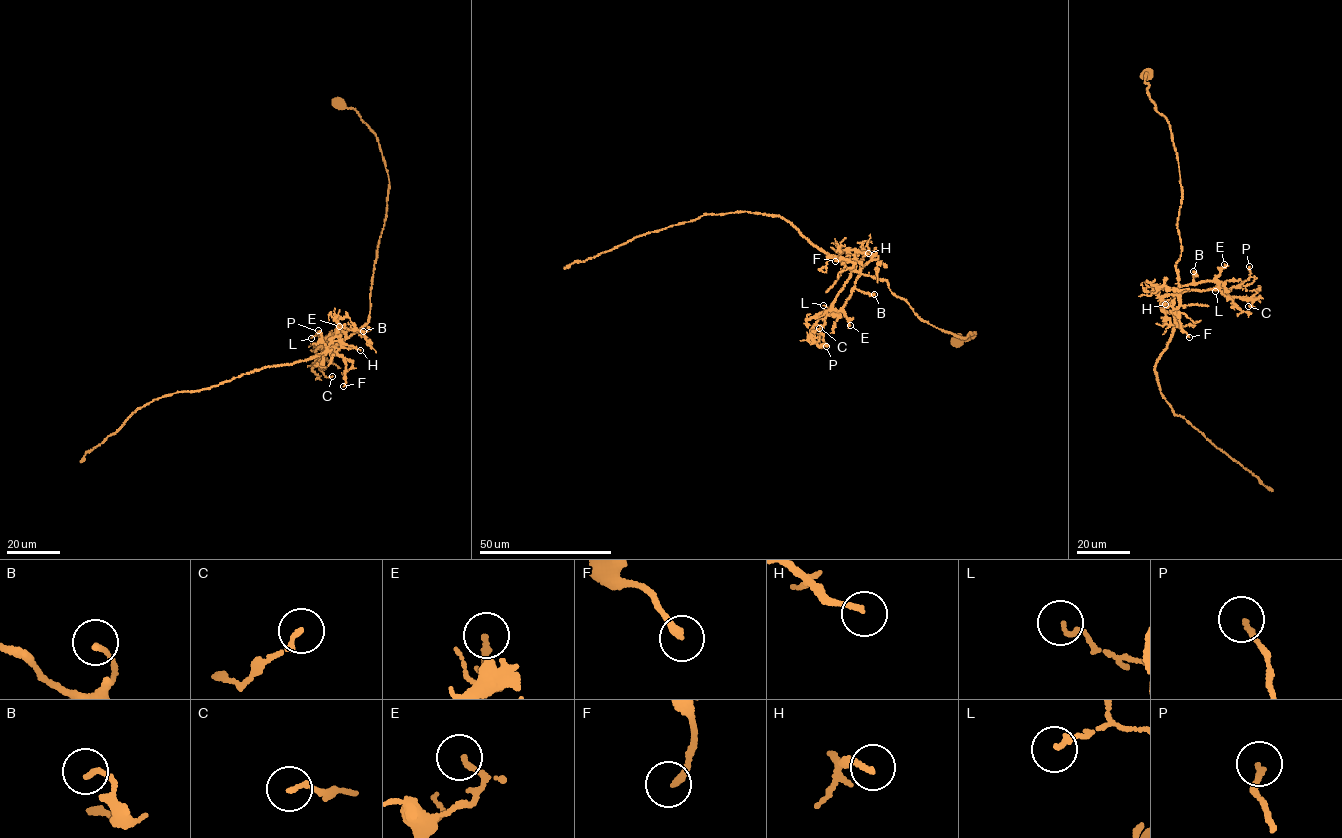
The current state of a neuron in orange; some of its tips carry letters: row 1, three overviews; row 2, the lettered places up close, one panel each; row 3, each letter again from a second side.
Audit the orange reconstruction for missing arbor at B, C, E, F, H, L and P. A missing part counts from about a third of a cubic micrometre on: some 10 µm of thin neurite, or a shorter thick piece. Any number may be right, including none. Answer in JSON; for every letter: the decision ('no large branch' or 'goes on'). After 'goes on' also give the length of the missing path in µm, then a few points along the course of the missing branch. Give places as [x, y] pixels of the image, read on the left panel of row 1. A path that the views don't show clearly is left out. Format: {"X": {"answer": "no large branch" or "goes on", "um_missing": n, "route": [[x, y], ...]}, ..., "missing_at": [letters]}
{"B": {"answer": "no large branch"}, "C": {"answer": "no large branch"}, "E": {"answer": "no large branch"}, "F": {"answer": "no large branch"}, "H": {"answer": "goes on", "um_missing": 20}, "L": {"answer": "no large branch"}, "P": {"answer": "no large branch"}, "missing_at": ["H"]}

